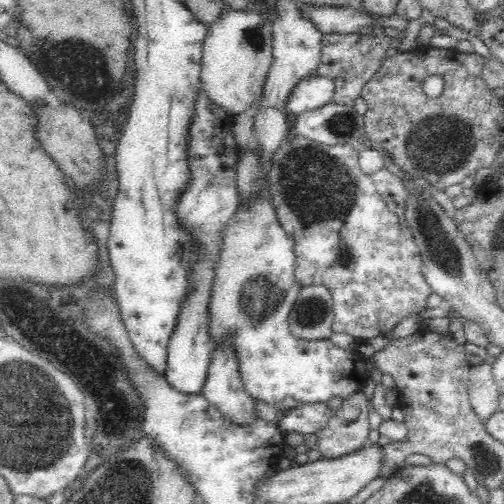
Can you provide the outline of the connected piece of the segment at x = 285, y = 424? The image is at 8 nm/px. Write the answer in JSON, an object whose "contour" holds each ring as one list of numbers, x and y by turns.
{"contour":[[327,403,306,404,280,414,279,426,282,432,288,434,316,435,334,414]]}

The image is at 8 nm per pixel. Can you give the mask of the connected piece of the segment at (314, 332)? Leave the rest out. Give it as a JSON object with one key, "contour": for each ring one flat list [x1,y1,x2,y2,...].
{"contour":[[322,285,301,287,288,316,289,331,299,339,322,340,332,336,335,312,330,291]]}

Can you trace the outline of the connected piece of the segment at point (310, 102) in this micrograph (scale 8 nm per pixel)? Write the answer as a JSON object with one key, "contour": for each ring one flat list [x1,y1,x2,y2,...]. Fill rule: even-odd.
{"contour":[[310,75,302,78,299,84,292,88,286,100,286,112,293,116,320,108,332,100,334,84,330,78]]}

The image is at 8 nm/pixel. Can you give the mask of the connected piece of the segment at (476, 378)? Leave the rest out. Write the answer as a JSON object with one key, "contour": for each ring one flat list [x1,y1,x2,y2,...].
{"contour":[[486,363,471,365,469,370,469,401,474,413,484,421,499,412,498,385,492,376,492,367]]}

